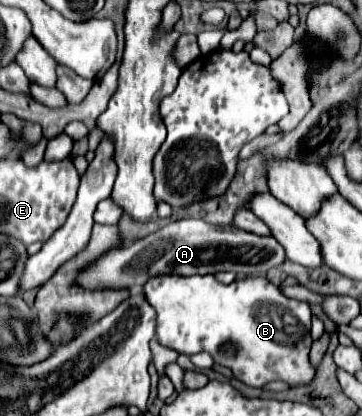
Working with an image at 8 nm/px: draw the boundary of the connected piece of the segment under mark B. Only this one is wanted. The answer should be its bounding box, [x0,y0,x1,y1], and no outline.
[144,275,316,387]

